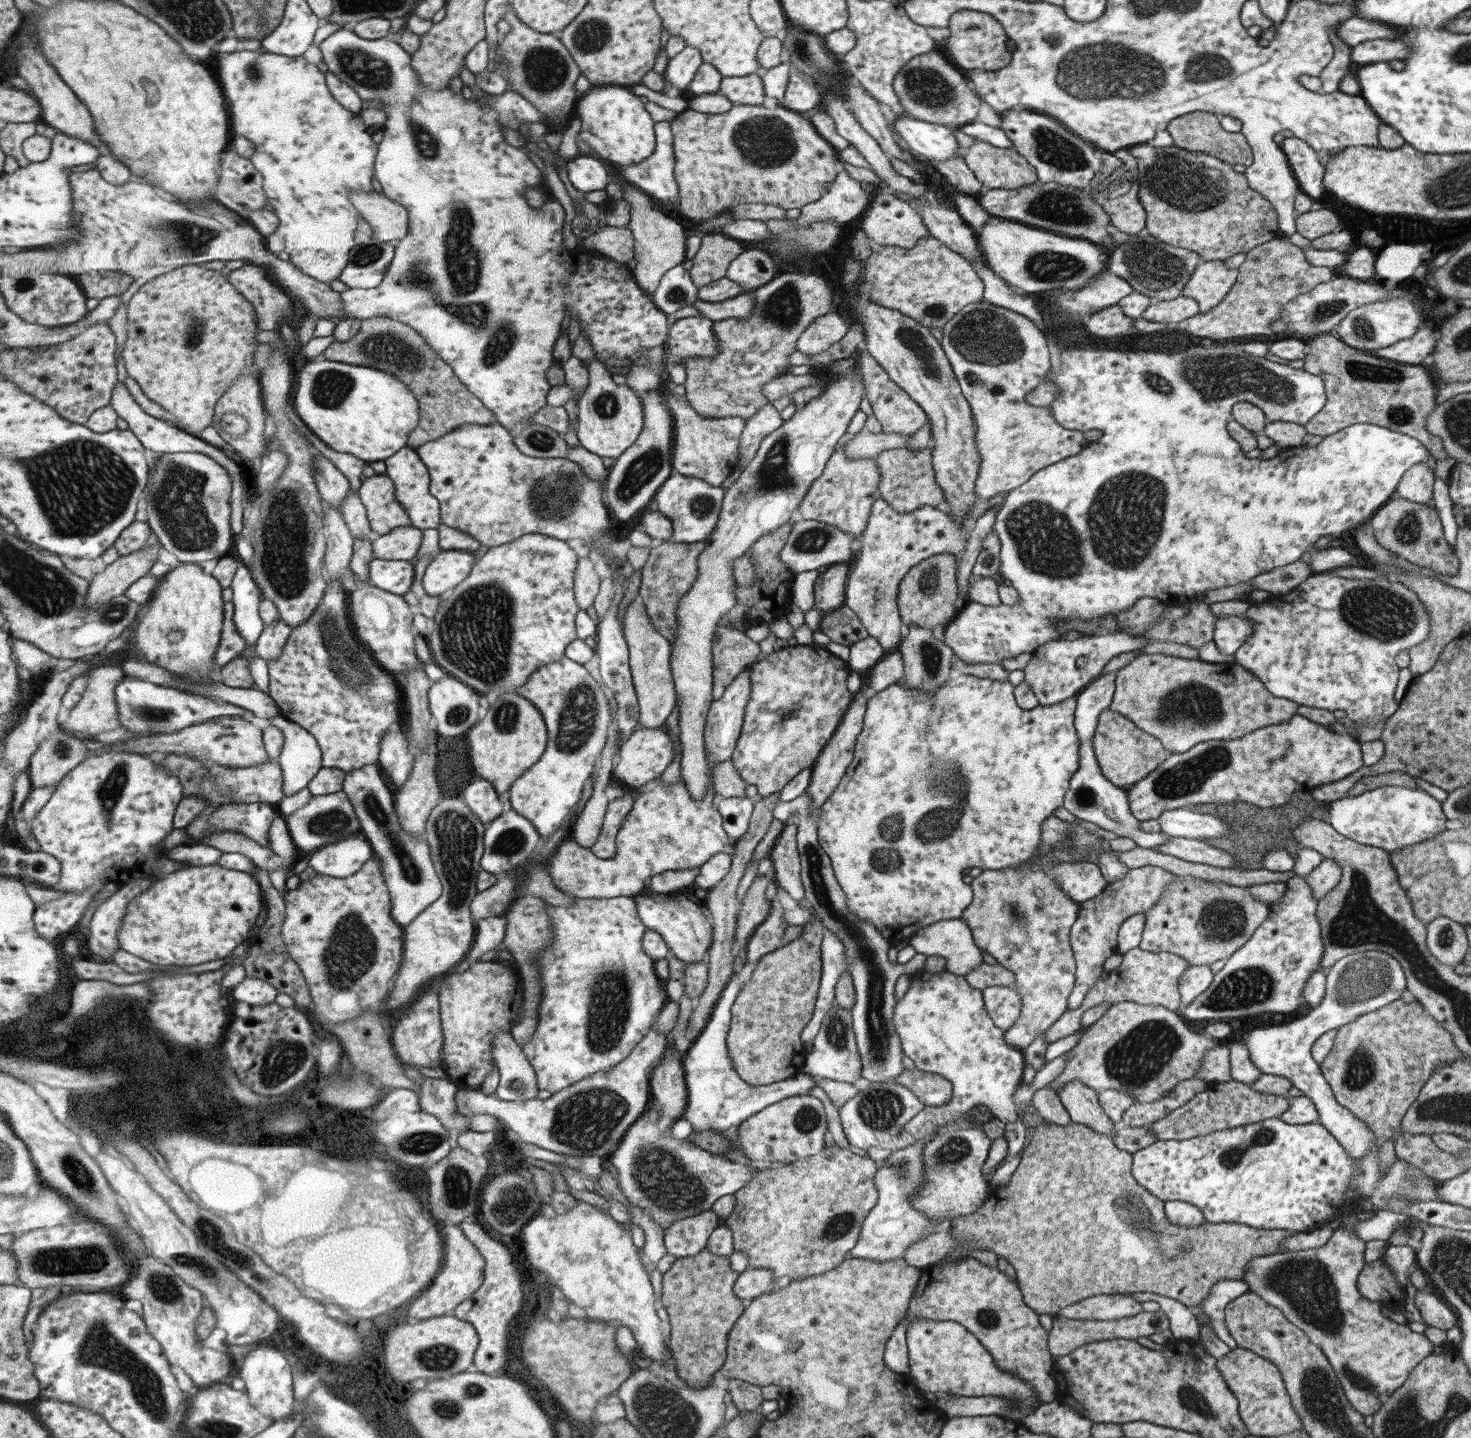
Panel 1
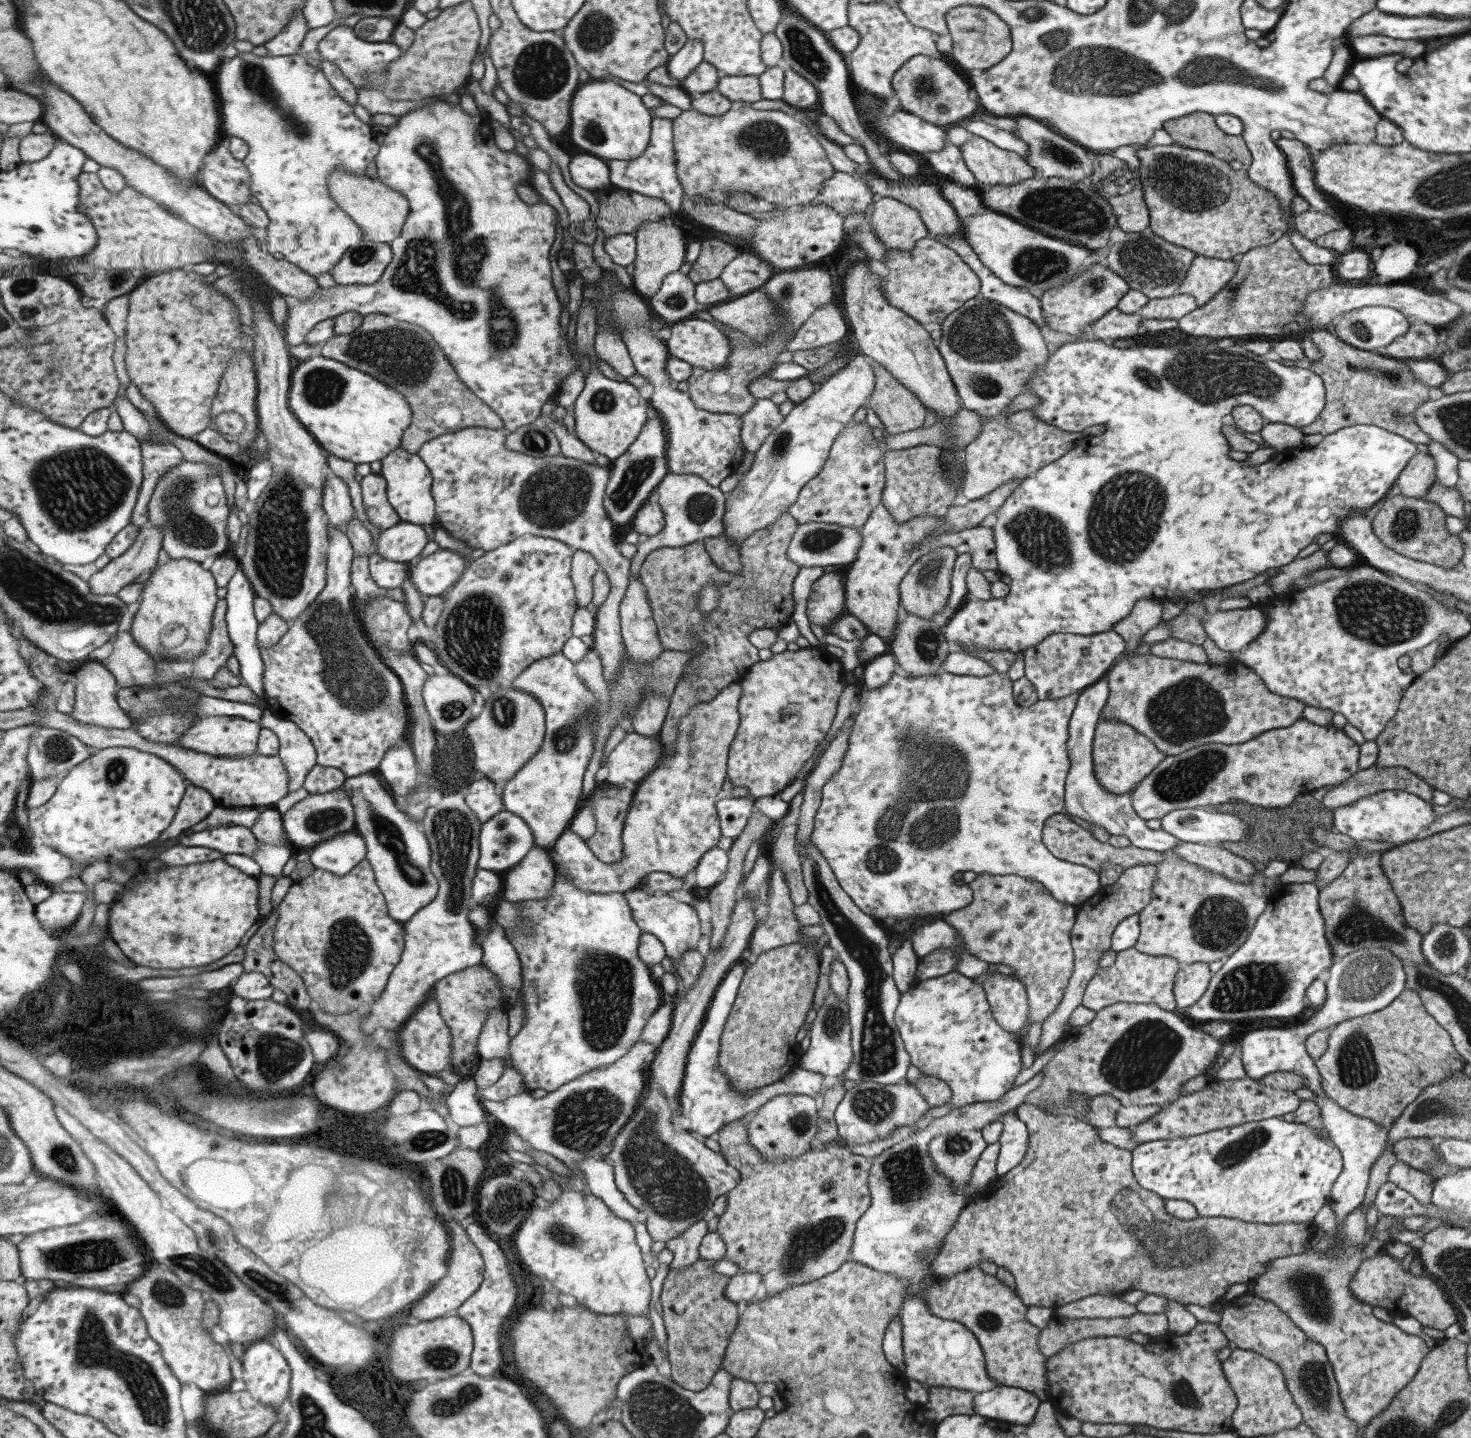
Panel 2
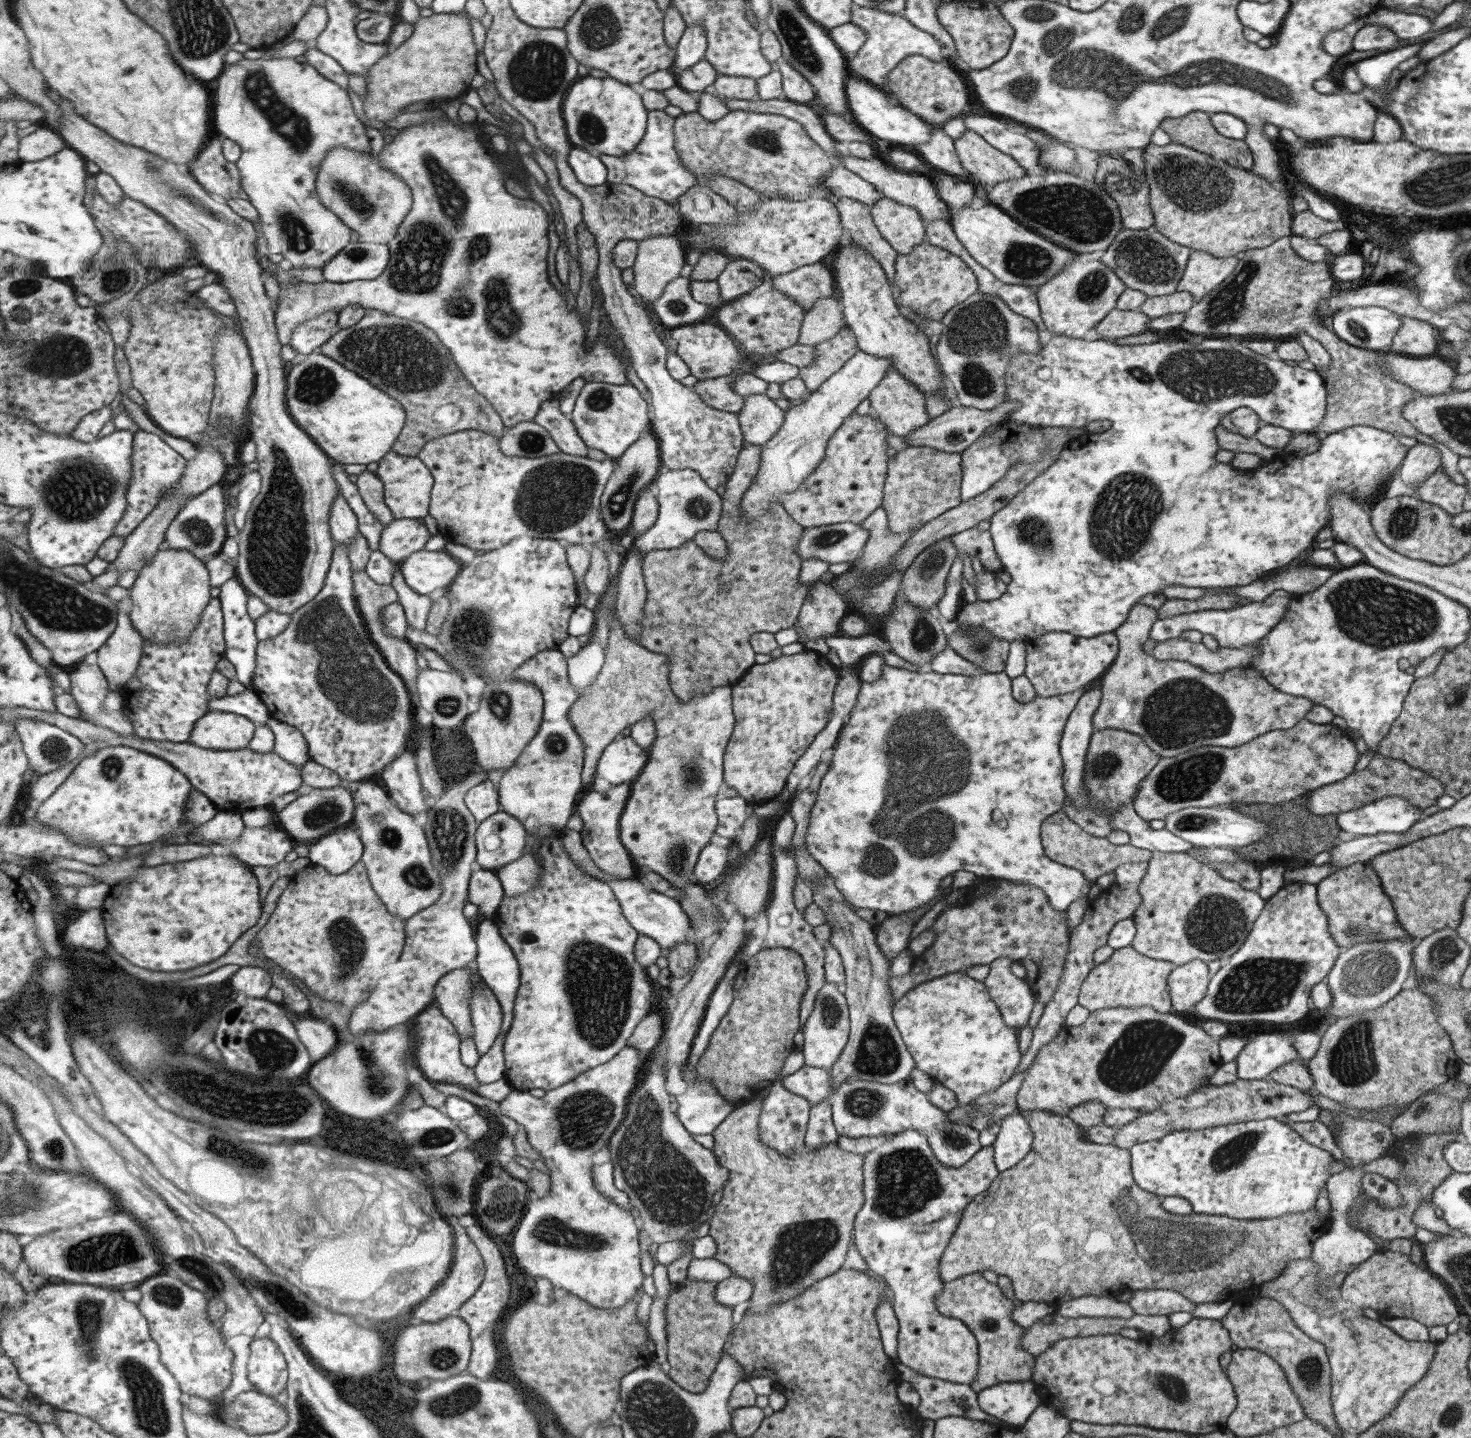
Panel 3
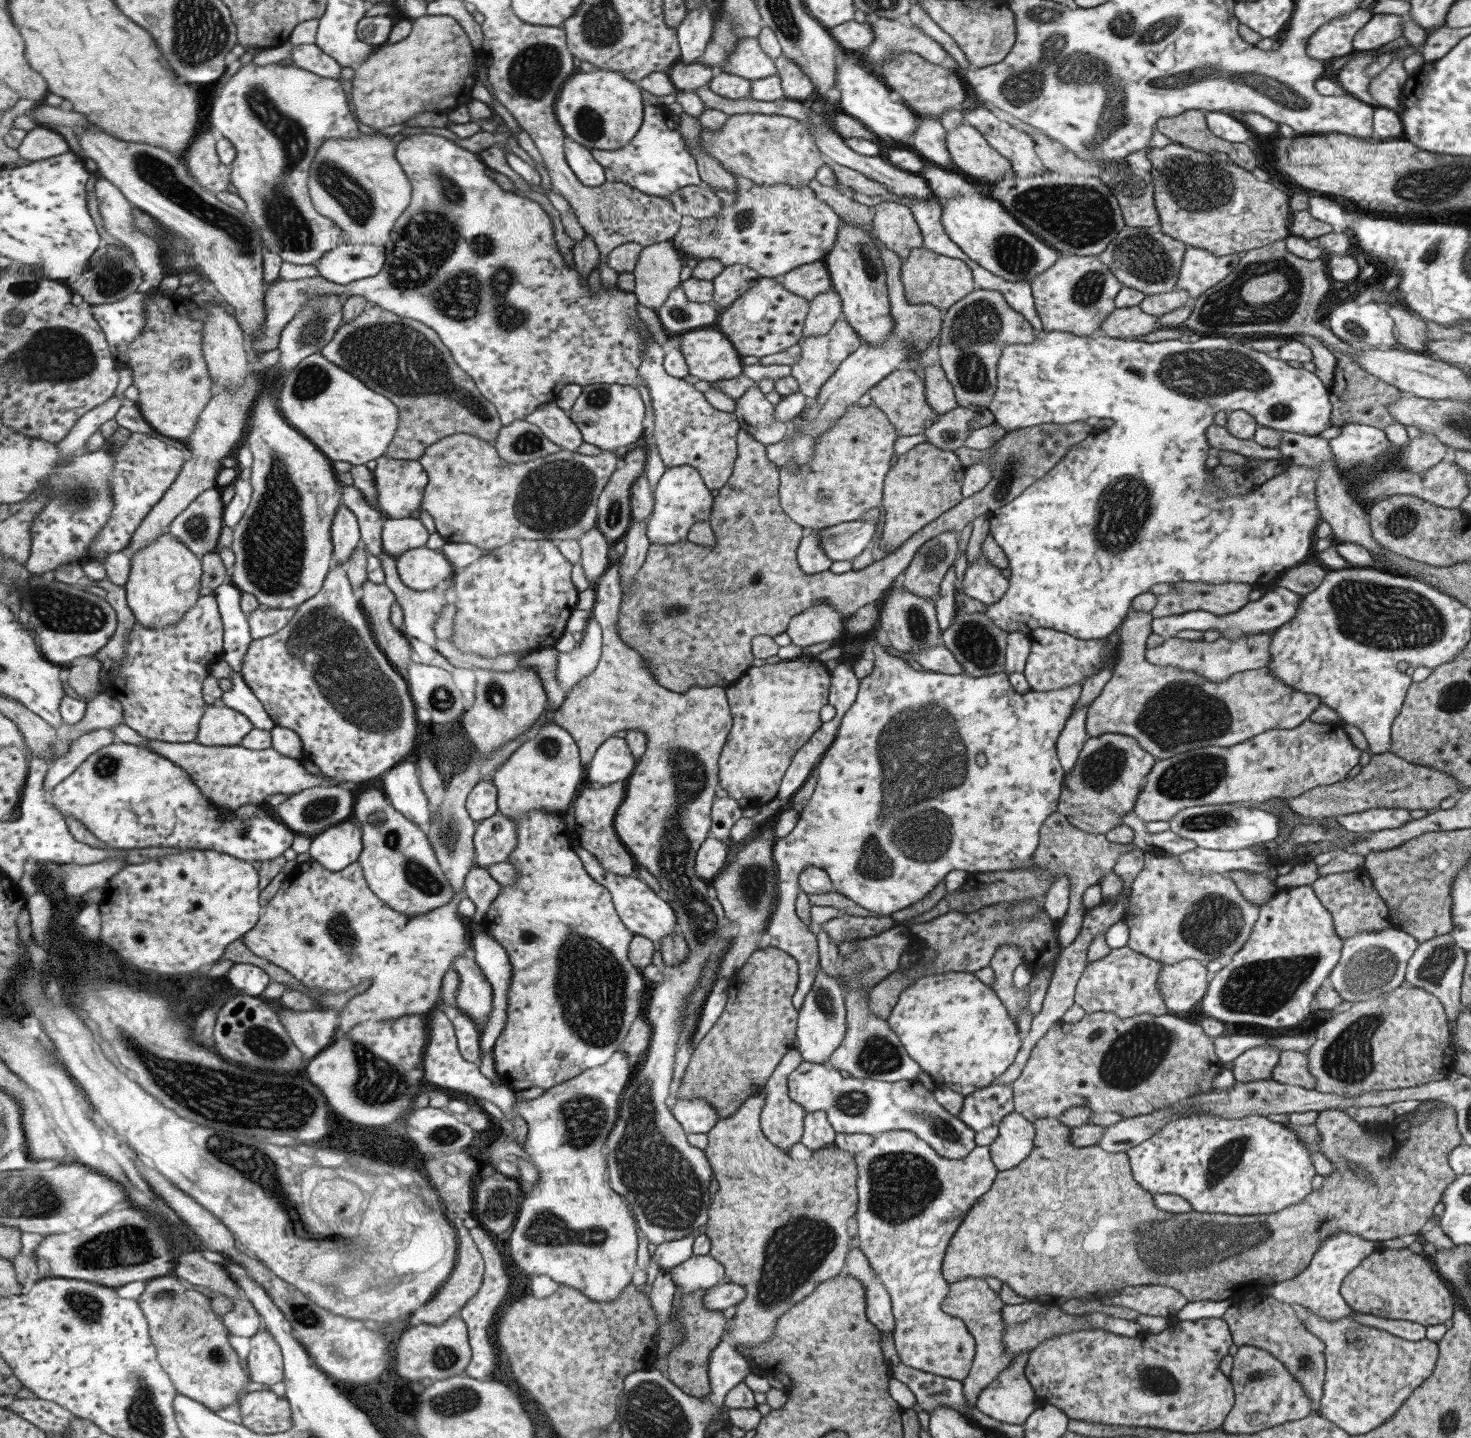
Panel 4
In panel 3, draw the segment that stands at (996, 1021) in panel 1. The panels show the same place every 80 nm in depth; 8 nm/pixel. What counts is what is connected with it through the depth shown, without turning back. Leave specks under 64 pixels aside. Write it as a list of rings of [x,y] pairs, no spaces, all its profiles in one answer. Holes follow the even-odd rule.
[[[1006,956],[992,960],[982,983],[998,1008],[1001,1020],[1007,1026],[1019,1030],[1028,1024],[1034,996],[1024,979],[1015,977],[1009,971],[1012,963]]]

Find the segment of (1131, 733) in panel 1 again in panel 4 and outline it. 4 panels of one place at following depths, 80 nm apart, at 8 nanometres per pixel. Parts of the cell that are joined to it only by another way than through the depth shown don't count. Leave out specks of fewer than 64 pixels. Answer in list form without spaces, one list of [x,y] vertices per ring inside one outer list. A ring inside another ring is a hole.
[[[1103,733],[1087,738],[1074,767],[1063,776],[1056,812],[1073,827],[1090,834],[1105,835],[1116,827],[1127,812],[1134,810],[1145,777],[1155,761],[1139,743],[1122,734]]]

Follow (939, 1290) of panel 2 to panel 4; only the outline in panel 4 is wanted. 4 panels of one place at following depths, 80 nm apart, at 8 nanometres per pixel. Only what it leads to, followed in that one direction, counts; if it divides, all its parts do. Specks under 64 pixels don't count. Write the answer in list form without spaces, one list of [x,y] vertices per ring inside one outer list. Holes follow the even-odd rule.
[[[975,1278],[959,1280],[948,1284],[947,1296],[942,1300],[940,1308],[948,1316],[953,1316],[963,1322],[966,1330],[974,1338],[975,1354],[971,1368],[961,1382],[963,1398],[968,1405],[974,1405],[979,1392],[987,1387],[992,1380],[1016,1357],[1005,1352],[1005,1345],[1002,1341],[1003,1320],[1001,1309],[1004,1302],[988,1288],[984,1280]]]

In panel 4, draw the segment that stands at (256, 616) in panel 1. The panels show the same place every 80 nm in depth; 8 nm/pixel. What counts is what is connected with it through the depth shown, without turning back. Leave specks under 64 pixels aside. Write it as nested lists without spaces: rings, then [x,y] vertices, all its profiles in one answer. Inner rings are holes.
[[[233,582],[223,584],[214,590],[224,622],[224,659],[234,671],[241,673],[241,676],[246,654],[254,641],[249,616],[243,612],[241,606],[242,593]]]

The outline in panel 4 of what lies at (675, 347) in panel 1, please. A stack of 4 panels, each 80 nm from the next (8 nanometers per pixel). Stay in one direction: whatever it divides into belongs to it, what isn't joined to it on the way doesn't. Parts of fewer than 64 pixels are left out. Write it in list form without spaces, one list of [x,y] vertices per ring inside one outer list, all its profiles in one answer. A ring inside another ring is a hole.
[[[702,328],[676,336],[693,375],[715,382],[741,374],[741,355],[719,328]]]

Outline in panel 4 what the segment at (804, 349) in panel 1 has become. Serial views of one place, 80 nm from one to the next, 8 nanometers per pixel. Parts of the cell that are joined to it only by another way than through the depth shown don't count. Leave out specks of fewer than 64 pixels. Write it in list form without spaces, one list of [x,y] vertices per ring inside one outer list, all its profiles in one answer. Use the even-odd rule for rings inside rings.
[[[832,288],[825,293],[819,293],[809,301],[808,312],[803,324],[801,335],[803,339],[807,337],[817,337],[820,335],[827,335],[827,332],[833,327],[833,324],[841,319],[841,300]]]

